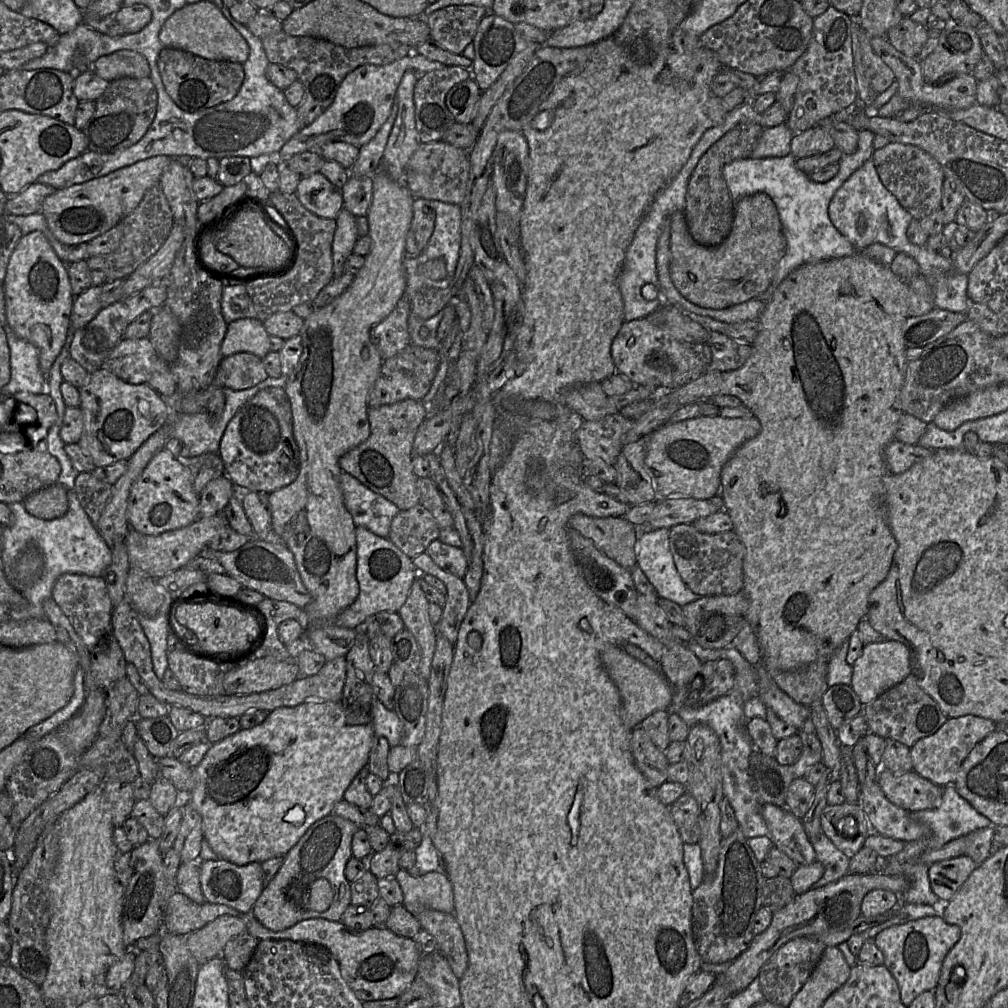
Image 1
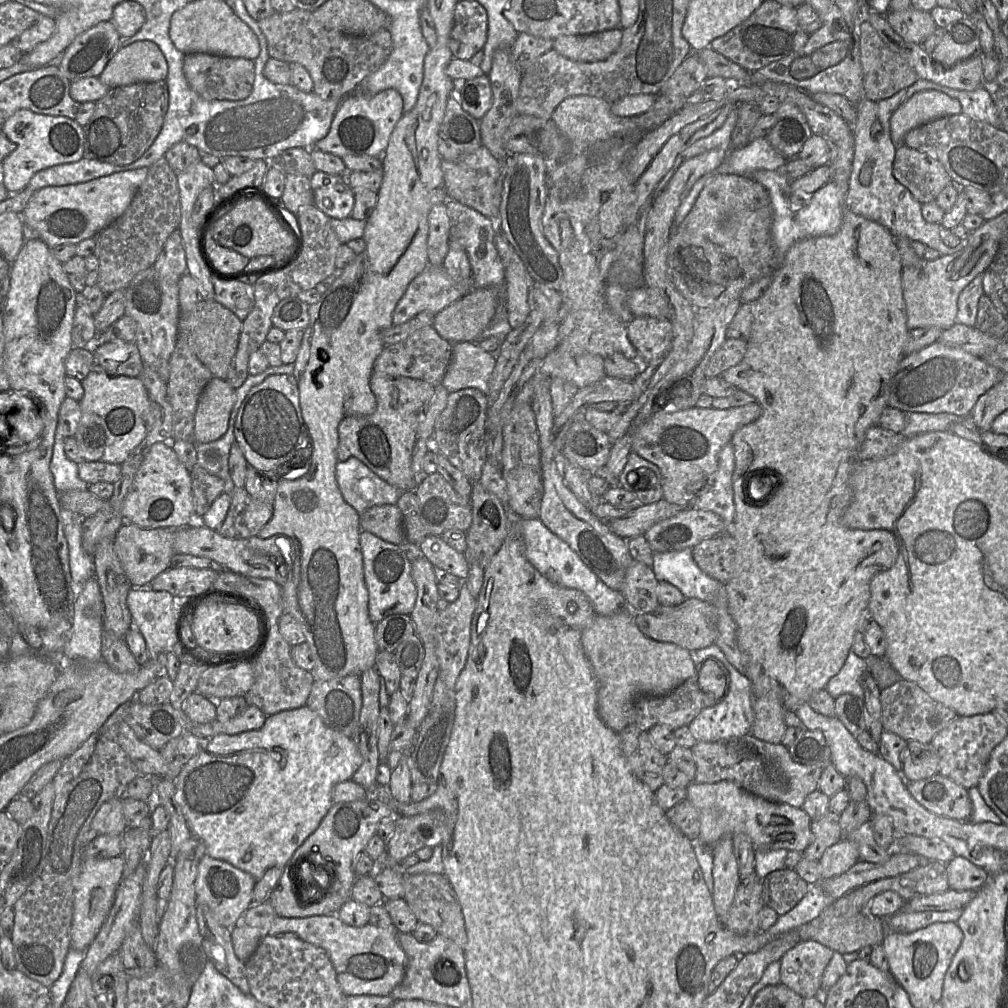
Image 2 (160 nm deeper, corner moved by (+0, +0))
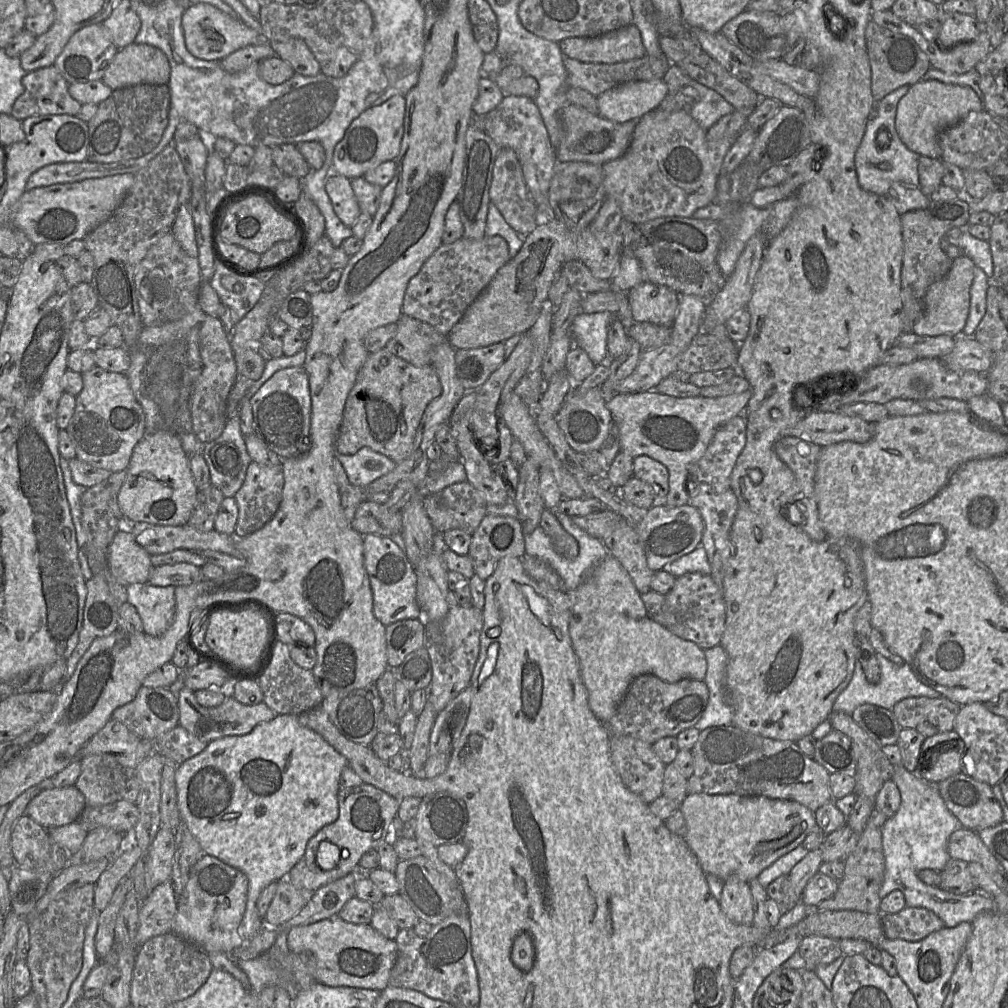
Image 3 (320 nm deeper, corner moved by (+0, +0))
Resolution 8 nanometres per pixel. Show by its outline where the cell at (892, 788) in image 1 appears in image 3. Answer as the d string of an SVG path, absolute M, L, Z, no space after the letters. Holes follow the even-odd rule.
M960 772L936 785L946 807L963 828L979 831L1003 822L1002 806L989 784Z

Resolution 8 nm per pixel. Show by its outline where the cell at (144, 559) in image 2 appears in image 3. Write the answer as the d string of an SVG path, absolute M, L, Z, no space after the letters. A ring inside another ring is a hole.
M124 525L108 547L107 561L112 575L124 586L147 583L153 568L151 555L136 542Z

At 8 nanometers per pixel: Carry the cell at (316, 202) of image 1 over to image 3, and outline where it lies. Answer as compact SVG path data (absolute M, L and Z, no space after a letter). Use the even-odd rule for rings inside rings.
M332 172L325 183L326 192L339 219L352 227L362 212L351 185L351 179Z

